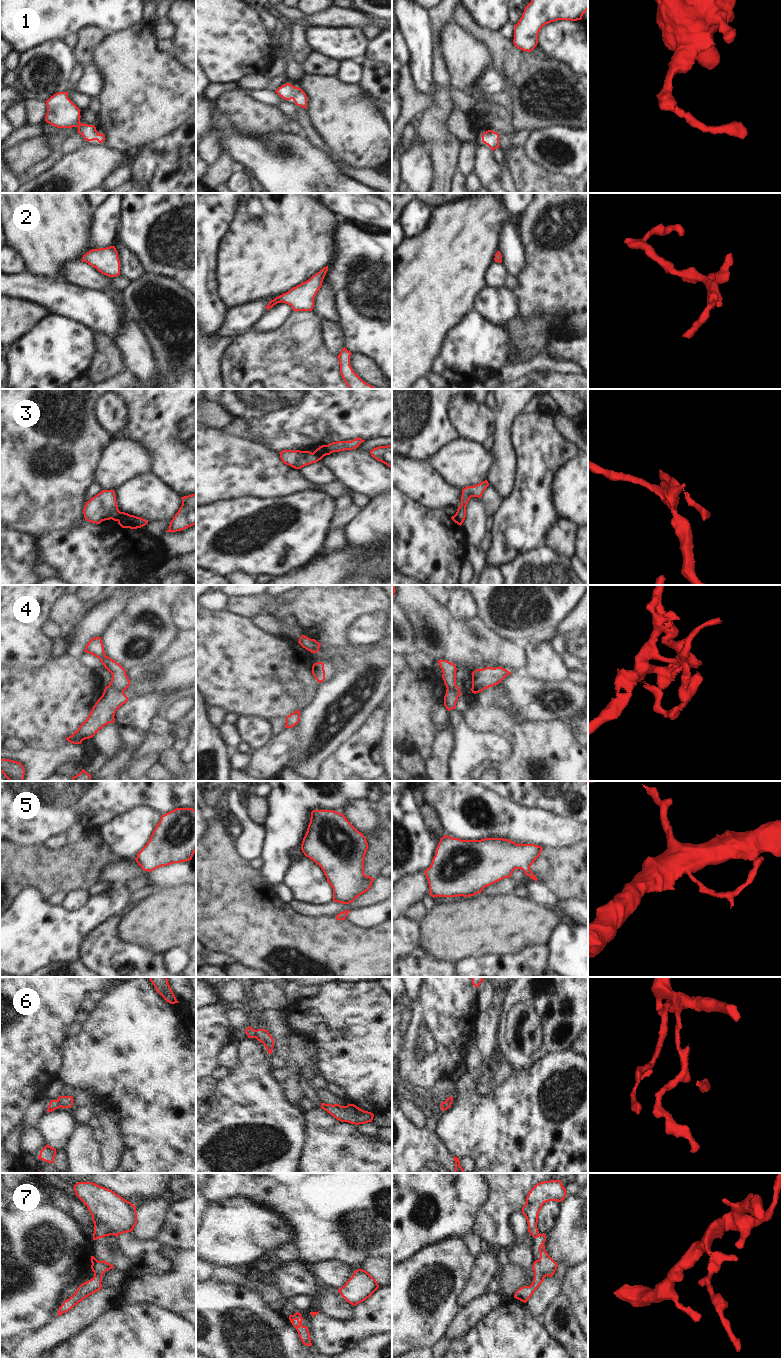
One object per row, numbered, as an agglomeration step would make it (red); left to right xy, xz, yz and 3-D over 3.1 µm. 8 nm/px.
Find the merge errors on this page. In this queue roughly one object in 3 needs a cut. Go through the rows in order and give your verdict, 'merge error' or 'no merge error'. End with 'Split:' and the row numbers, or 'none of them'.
1: no merge error
2: no merge error
3: merge error
4: merge error
5: no merge error
6: no merge error
7: no merge error
Split: 3, 4

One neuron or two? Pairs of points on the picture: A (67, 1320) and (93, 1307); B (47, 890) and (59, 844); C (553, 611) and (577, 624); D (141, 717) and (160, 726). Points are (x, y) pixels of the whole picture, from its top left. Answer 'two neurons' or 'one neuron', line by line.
A: one neuron
B: two neurons
C: two neurons
D: two neurons

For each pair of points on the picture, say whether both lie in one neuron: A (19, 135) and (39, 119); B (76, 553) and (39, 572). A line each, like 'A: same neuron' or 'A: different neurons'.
A: same neuron
B: different neurons

